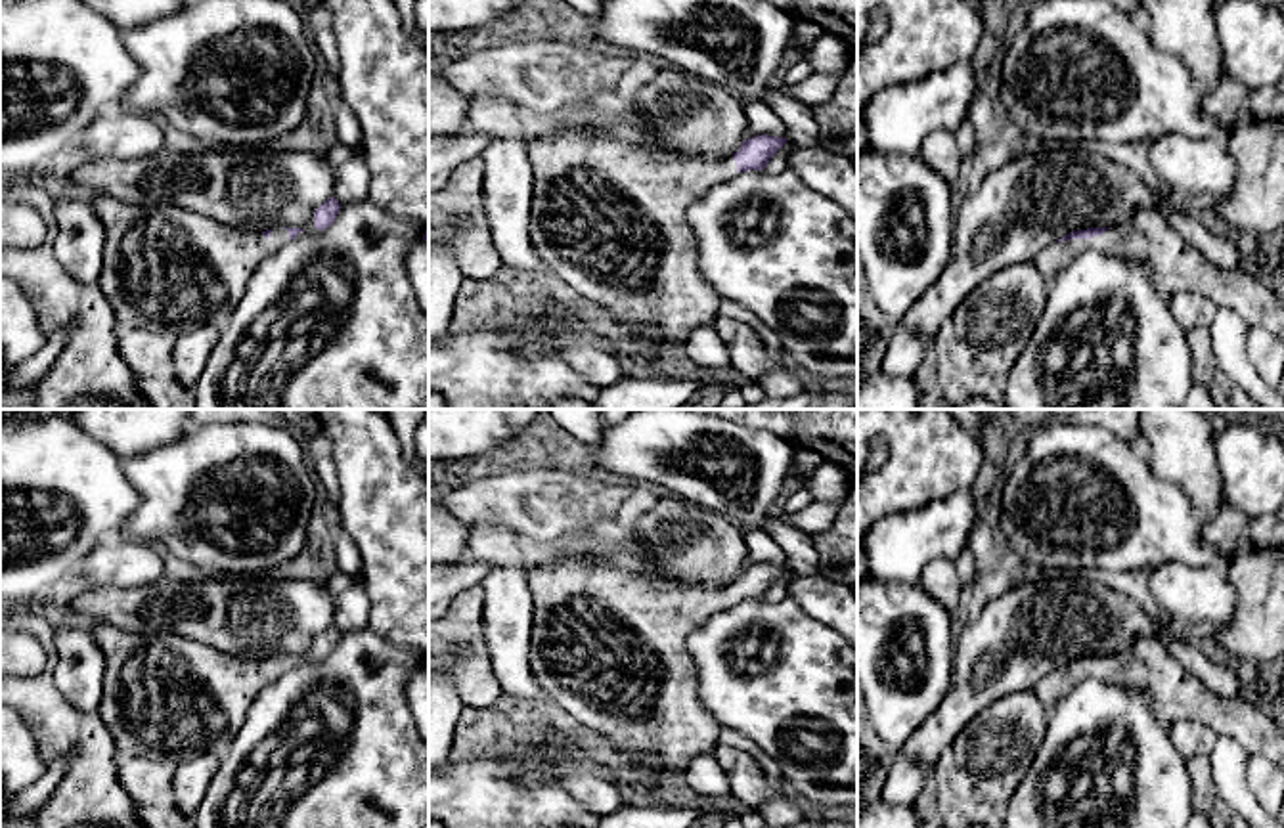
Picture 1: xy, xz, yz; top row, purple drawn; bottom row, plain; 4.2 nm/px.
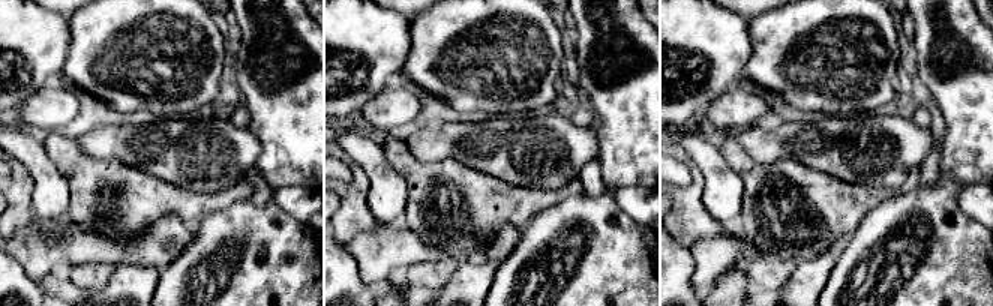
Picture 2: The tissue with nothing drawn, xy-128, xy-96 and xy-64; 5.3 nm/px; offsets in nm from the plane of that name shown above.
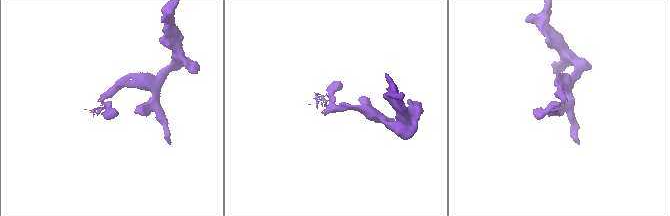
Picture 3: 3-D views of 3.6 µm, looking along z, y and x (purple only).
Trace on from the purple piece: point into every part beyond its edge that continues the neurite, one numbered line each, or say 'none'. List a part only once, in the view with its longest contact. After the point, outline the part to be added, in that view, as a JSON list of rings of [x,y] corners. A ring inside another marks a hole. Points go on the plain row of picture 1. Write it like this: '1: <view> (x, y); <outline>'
1: yz (1147, 666); [[[1158,637],[1135,641],[1123,652],[1091,667],[1058,669],[1045,675],[1033,694],[1047,713],[1083,679],[1100,679],[1150,698],[1163,727],[1179,719],[1207,725],[1219,738],[1236,740],[1250,755],[1284,763],[1284,730],[1261,709],[1238,696],[1219,696],[1188,673]]]

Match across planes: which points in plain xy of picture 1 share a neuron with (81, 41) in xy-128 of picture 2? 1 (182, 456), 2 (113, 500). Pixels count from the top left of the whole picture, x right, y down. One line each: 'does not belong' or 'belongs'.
1: belongs
2: does not belong

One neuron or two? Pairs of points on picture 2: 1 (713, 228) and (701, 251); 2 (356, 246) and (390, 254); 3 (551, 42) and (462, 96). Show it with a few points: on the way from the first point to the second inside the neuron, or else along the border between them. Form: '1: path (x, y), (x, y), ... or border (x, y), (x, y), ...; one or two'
1: border (740, 231), (701, 237), (687, 246); two
2: path (365, 248), (381, 252); one
3: path (528, 42), (513, 45), (485, 74); one

